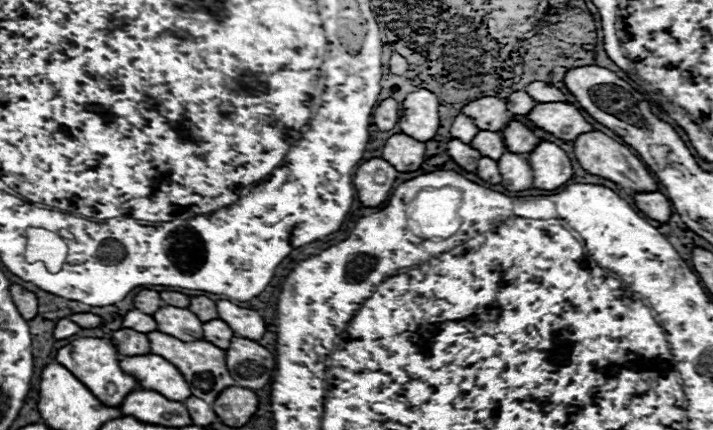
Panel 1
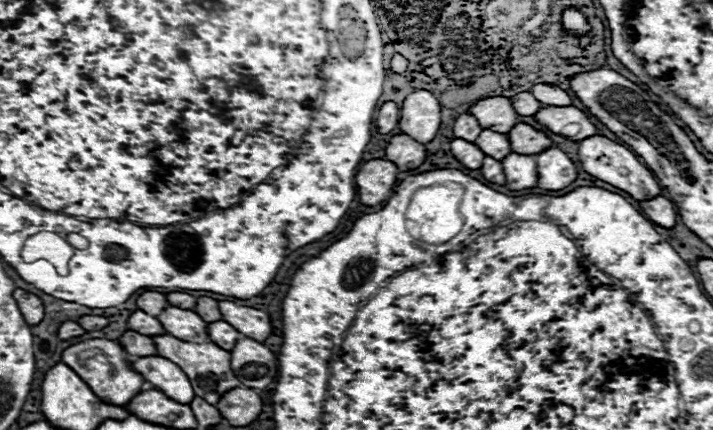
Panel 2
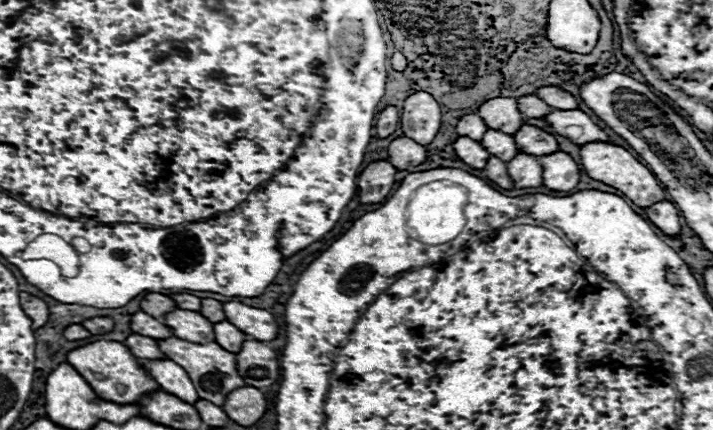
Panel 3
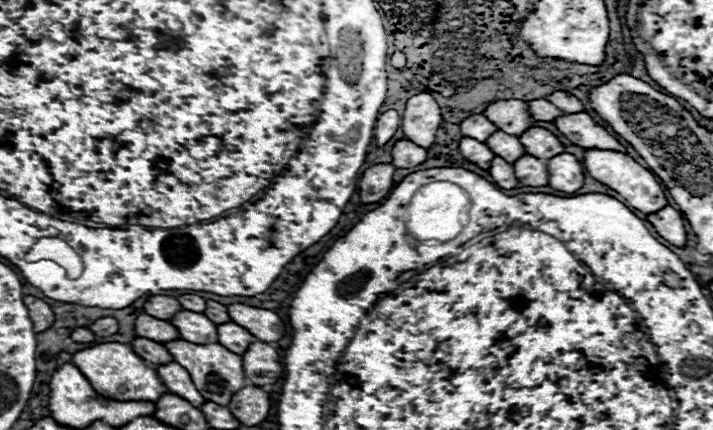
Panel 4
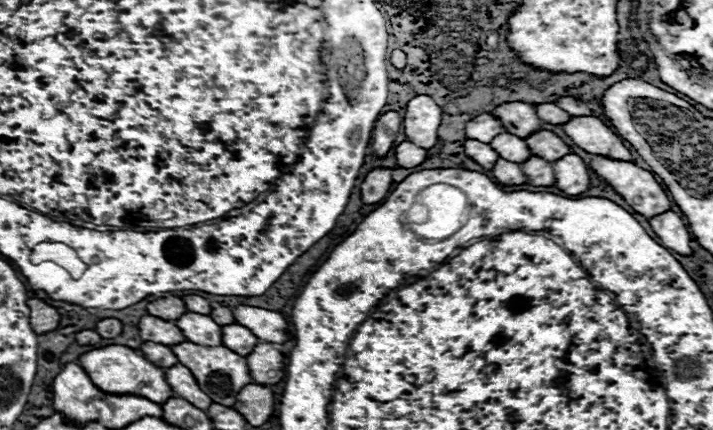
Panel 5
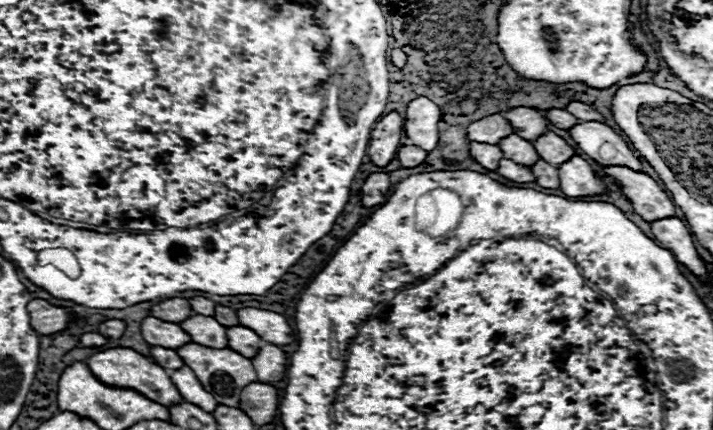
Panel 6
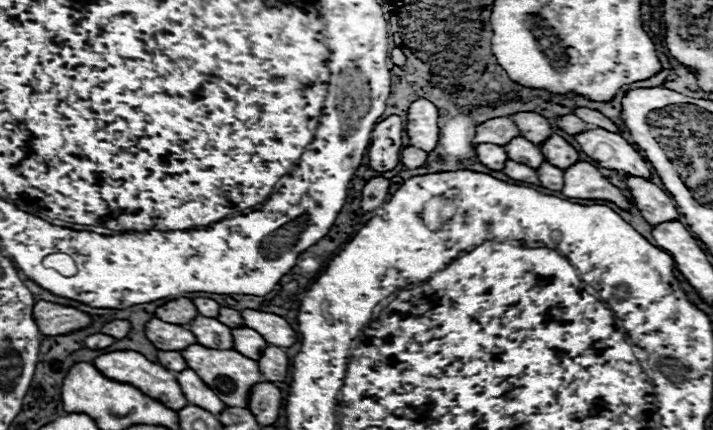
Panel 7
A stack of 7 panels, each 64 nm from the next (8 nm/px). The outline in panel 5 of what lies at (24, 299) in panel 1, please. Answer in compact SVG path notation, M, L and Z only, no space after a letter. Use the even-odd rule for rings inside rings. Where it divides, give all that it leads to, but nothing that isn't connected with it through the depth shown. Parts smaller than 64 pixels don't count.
M30 298L28 308L30 308L30 326L34 328L34 332L46 334L46 332L52 332L58 328L60 312L54 306L50 306L38 298Z

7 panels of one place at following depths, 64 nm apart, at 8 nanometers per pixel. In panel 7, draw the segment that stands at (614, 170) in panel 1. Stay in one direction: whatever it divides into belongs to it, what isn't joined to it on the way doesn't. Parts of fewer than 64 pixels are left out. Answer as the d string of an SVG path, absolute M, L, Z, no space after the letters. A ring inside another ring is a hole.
M626 176L626 182L628 182L634 204L638 206L640 214L648 224L658 226L662 222L680 218L672 198L668 198L666 192L662 192L654 182L642 180L636 176Z

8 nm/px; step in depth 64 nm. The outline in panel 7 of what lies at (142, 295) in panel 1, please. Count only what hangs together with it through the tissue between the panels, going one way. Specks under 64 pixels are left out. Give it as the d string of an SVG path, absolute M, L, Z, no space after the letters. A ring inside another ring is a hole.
M178 298L178 300L172 300L164 306L160 306L156 310L156 318L164 320L164 322L170 322L170 324L180 324L180 326L186 326L190 324L200 312L196 310L194 302L188 300L188 298Z

